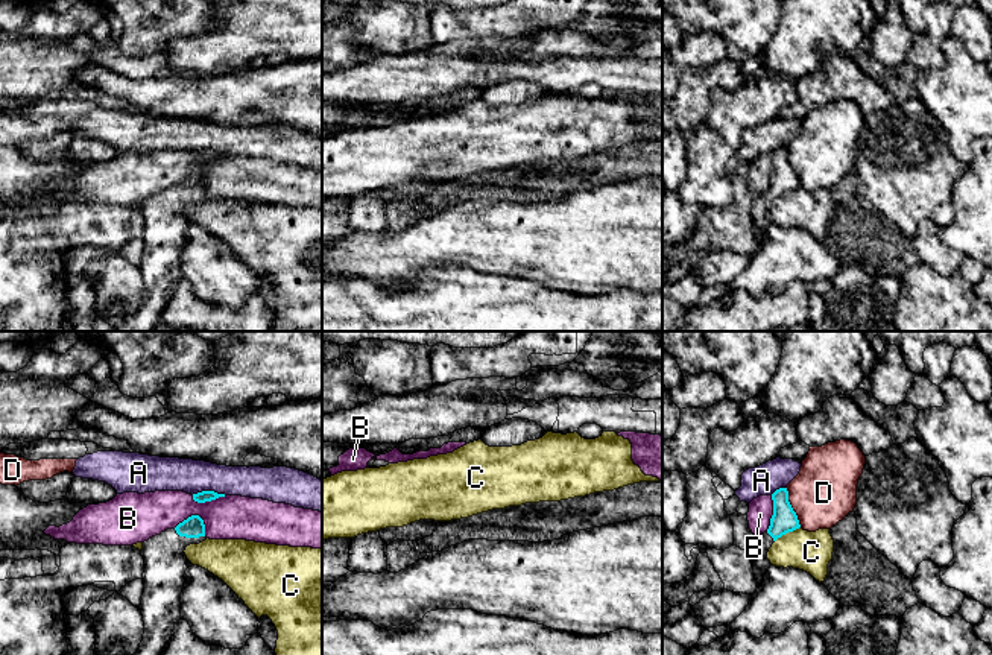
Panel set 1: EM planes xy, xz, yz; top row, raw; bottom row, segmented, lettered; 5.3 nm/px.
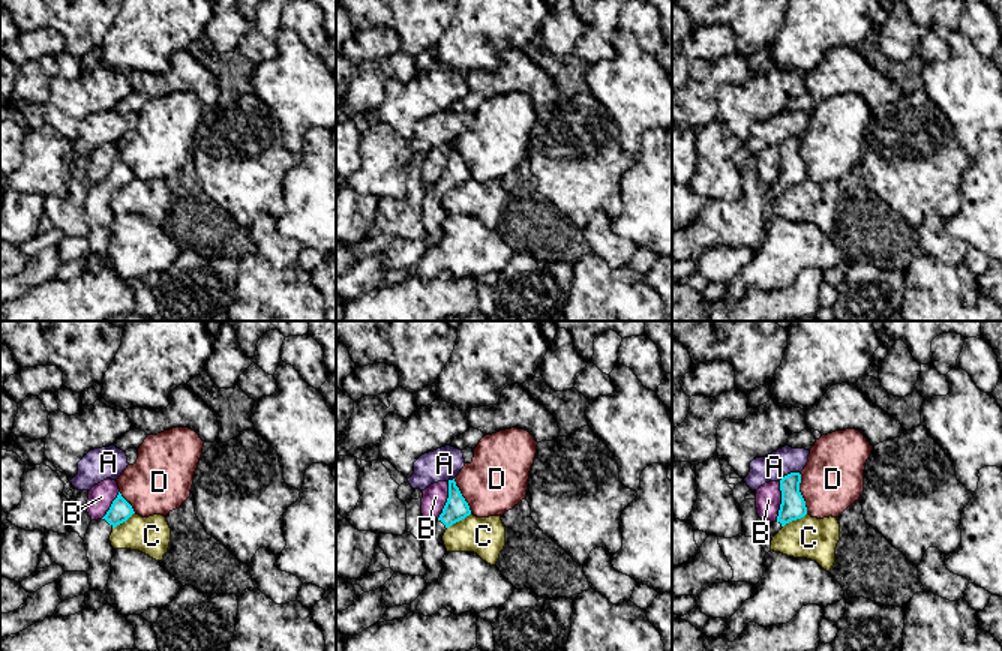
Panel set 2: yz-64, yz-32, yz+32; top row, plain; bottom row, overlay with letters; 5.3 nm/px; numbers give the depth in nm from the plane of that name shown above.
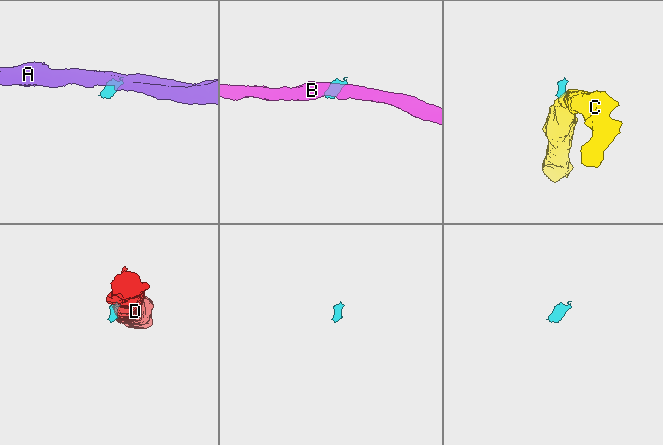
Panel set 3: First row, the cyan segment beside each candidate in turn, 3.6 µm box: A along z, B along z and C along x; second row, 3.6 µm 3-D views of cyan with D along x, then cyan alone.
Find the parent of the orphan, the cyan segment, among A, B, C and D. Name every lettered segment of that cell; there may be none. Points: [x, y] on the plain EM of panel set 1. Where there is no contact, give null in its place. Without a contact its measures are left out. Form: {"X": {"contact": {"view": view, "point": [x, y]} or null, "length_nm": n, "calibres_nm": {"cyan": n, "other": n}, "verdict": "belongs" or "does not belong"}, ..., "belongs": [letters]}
{"A": {"contact": {"view": "xy", "point": [208, 151]}, "length_nm": 180, "calibres_nm": {"cyan": 60, "other": 180}, "verdict": "does not belong"}, "B": {"contact": {"view": "xy", "point": [196, 175]}, "length_nm": 180, "calibres_nm": {"cyan": 110, "other": 240}, "verdict": "does not belong"}, "C": {"contact": {"view": "yz", "point": [787, 192]}, "length_nm": 160, "calibres_nm": {"cyan": 140, "other": 220}, "verdict": "does not belong"}, "D": {"contact": {"view": "yz", "point": [792, 167]}, "length_nm": 220, "calibres_nm": {"cyan": 140, "other": 340}, "verdict": "does not belong"}, "belongs": []}

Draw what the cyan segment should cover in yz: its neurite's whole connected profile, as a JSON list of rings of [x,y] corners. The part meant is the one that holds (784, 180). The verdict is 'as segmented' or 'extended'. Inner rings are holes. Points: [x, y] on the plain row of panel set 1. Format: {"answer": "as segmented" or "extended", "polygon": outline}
{"answer": "extended", "polygon": [[[787,147],[776,149],[772,153],[772,160],[773,175],[770,178],[770,185],[764,193],[755,195],[750,213],[757,248],[760,248],[767,228],[772,225],[767,219],[767,211],[772,207],[772,204],[782,195],[801,187],[798,175],[788,161]]]}

